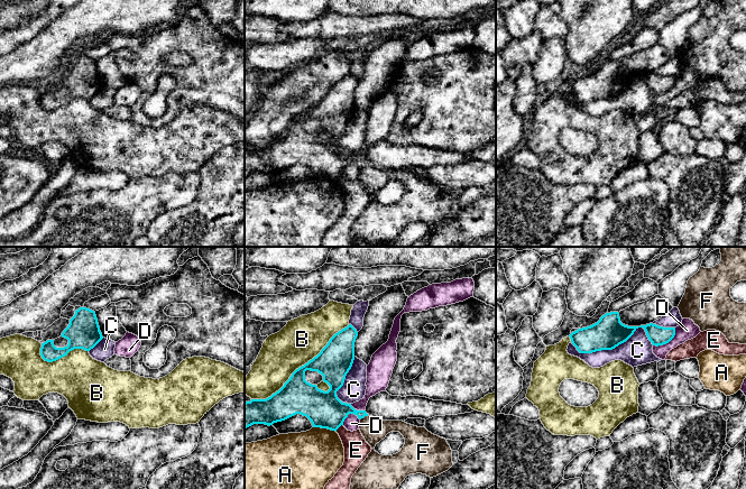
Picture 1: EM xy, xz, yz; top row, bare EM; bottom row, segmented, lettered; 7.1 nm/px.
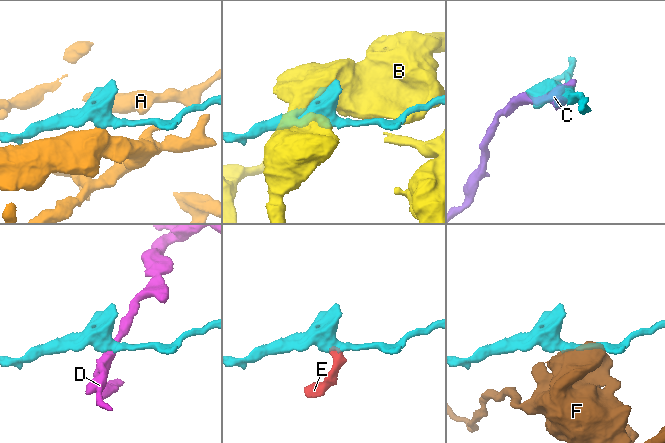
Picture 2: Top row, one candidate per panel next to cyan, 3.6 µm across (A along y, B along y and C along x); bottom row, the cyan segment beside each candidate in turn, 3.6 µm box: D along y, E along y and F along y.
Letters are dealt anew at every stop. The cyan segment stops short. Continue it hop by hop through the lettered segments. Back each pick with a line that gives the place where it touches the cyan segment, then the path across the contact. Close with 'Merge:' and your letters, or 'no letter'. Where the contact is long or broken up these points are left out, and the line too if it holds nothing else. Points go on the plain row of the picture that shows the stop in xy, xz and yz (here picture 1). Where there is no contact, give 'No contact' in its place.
Merge: no letter

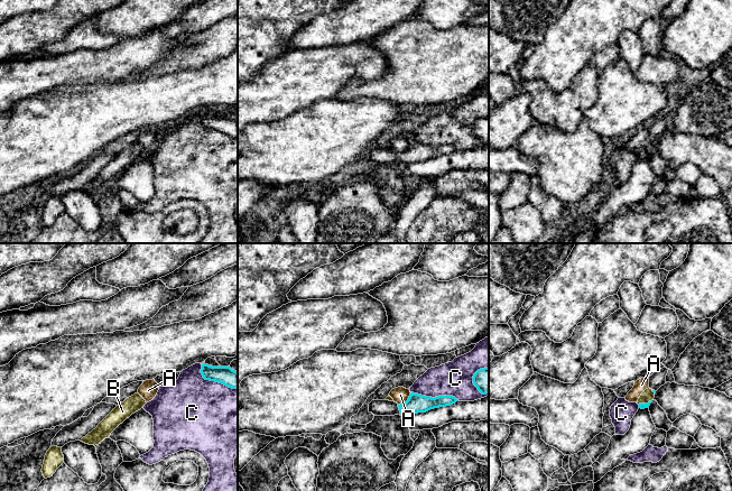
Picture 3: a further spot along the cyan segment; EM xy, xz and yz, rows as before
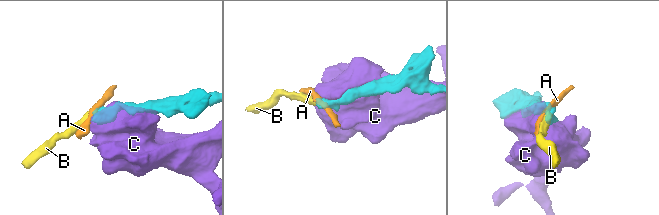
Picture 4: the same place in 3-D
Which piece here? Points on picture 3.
B: Touches cyan at yz (645, 153). Path across: yz (642, 155), (645, 153), (648, 144)
Merge: B

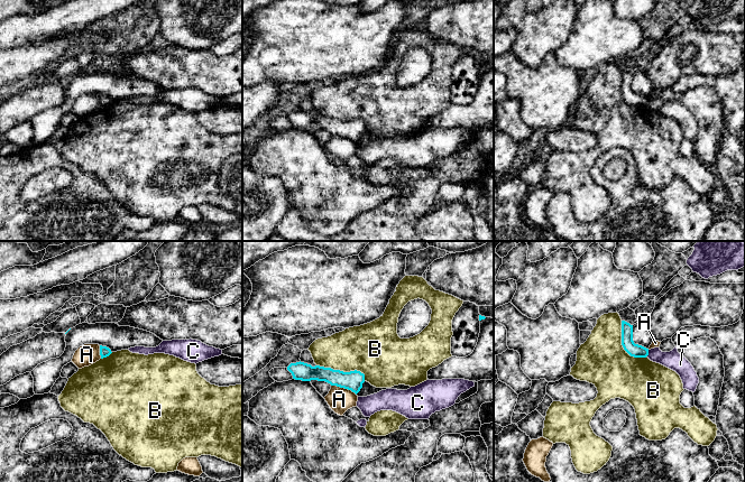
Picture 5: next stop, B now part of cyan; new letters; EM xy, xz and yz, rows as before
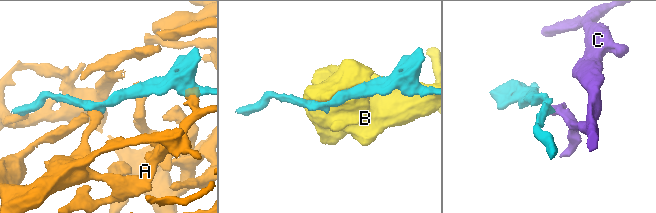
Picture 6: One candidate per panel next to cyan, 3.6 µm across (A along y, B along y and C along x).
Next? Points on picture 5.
Merge: no letter

